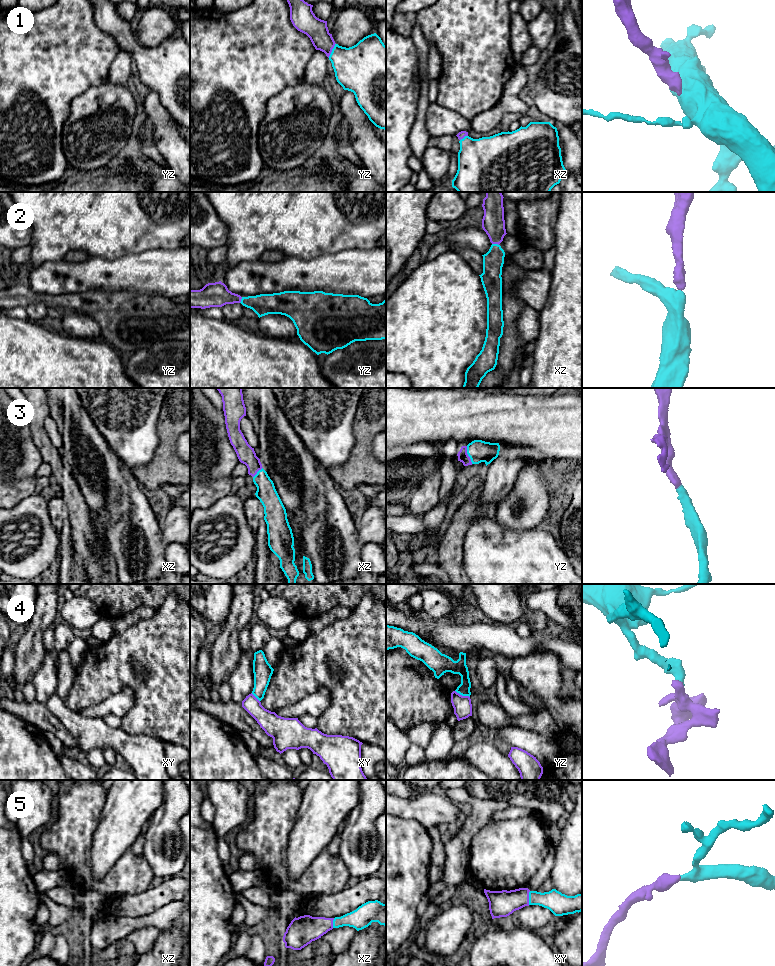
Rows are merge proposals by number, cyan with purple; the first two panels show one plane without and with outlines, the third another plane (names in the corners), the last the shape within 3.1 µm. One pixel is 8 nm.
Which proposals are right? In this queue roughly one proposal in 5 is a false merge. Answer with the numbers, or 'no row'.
1, 2, 3, 5

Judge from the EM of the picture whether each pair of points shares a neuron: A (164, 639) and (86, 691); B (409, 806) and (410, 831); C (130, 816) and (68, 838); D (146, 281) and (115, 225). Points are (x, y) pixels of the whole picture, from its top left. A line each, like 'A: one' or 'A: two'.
A: one
B: two
C: two
D: two

